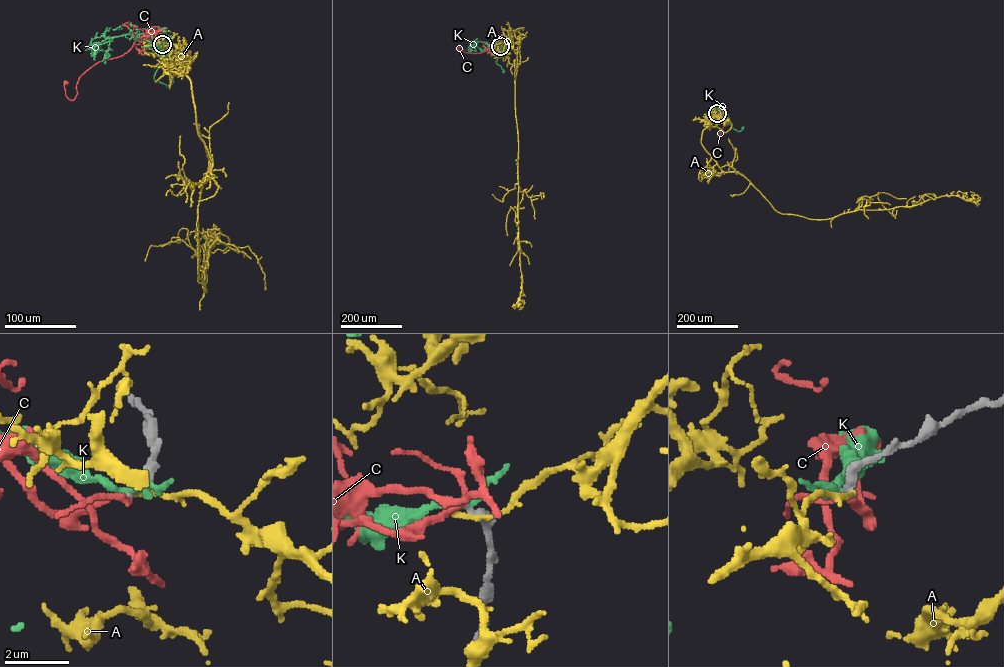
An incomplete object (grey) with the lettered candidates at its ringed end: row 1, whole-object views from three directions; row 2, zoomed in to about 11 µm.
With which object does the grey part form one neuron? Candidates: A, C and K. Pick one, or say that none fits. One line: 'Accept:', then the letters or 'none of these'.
Accept: none of these

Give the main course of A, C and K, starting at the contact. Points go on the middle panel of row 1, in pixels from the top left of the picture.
A: (500, 46), (500, 42), (507, 39), (503, 60), (507, 58)
C: (500, 46), (476, 53), (465, 52), (460, 47), (458, 50)
K: (500, 46), (497, 45), (500, 44), (503, 51), (496, 62), (503, 71)

